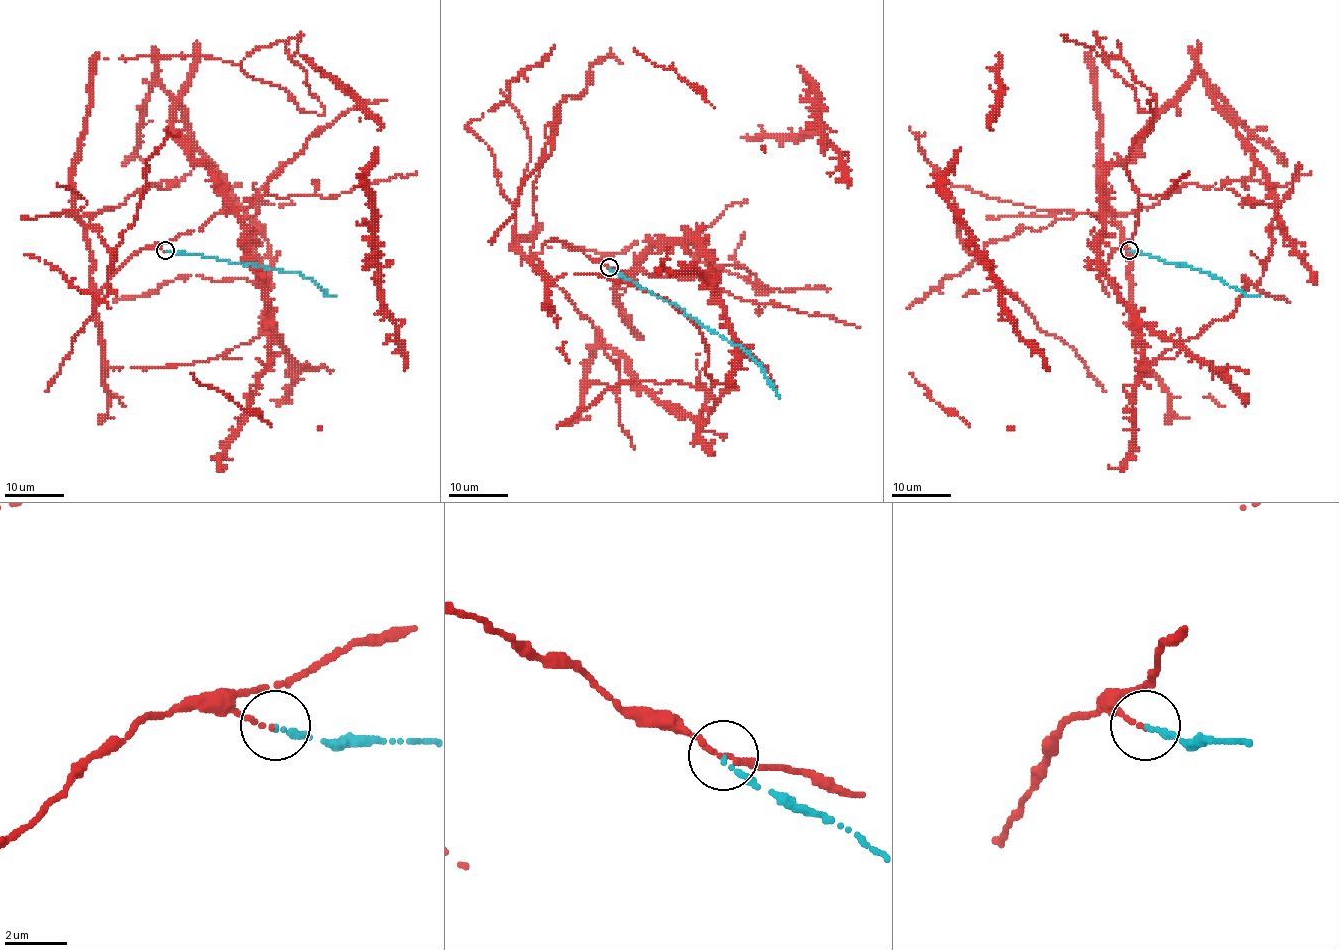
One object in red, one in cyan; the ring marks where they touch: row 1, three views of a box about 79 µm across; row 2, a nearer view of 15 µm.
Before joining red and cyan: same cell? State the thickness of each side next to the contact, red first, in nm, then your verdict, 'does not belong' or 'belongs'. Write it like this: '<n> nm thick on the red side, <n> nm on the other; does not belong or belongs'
140 nm thick on the red side, 100 nm on the other; belongs

